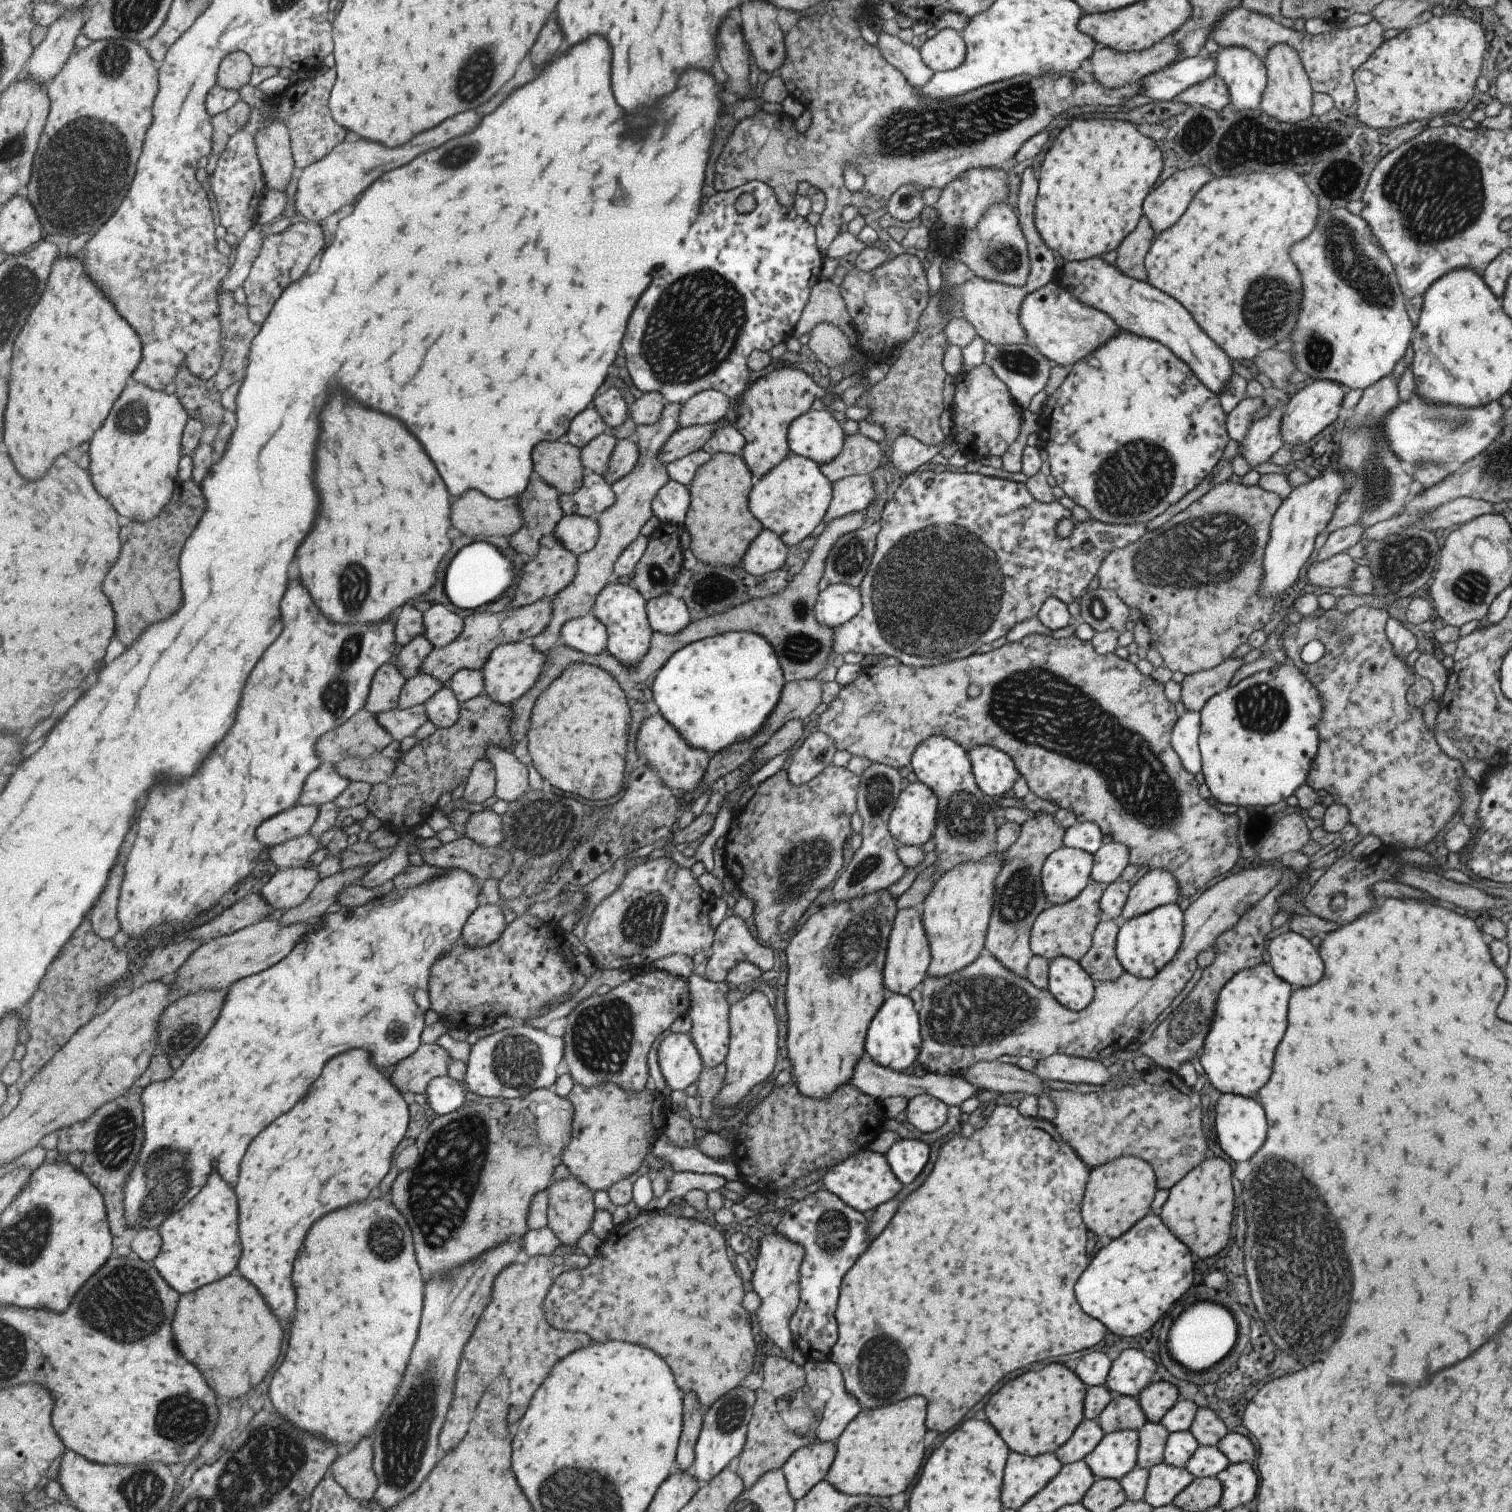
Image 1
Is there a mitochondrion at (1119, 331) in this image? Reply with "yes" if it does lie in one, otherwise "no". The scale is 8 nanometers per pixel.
no

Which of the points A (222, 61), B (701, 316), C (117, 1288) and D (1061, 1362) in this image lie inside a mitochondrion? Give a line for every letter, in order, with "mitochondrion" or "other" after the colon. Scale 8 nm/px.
A: other
B: mitochondrion
C: mitochondrion
D: other

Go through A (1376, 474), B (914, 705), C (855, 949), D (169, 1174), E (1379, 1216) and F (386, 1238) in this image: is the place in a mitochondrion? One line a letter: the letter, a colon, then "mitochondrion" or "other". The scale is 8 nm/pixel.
A: mitochondrion
B: other
C: mitochondrion
D: mitochondrion
E: other
F: mitochondrion

